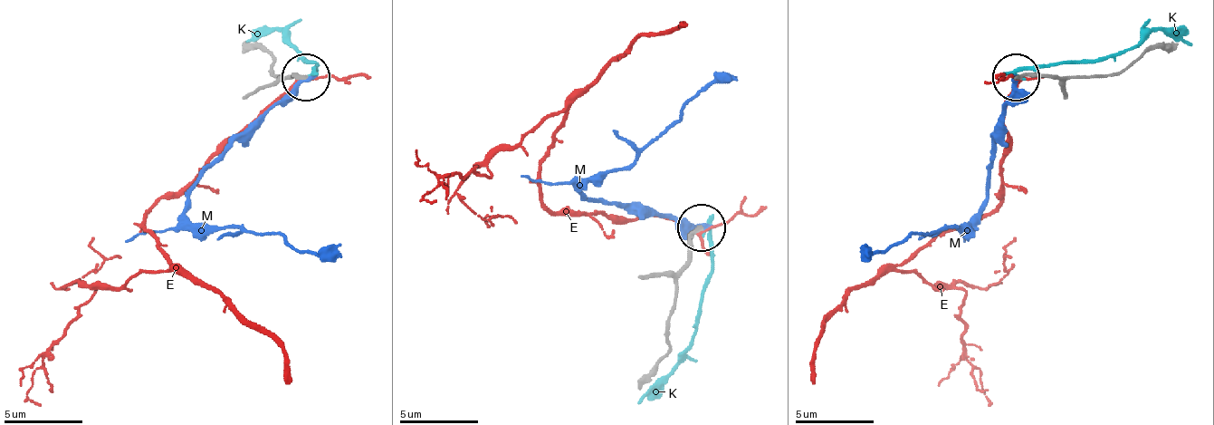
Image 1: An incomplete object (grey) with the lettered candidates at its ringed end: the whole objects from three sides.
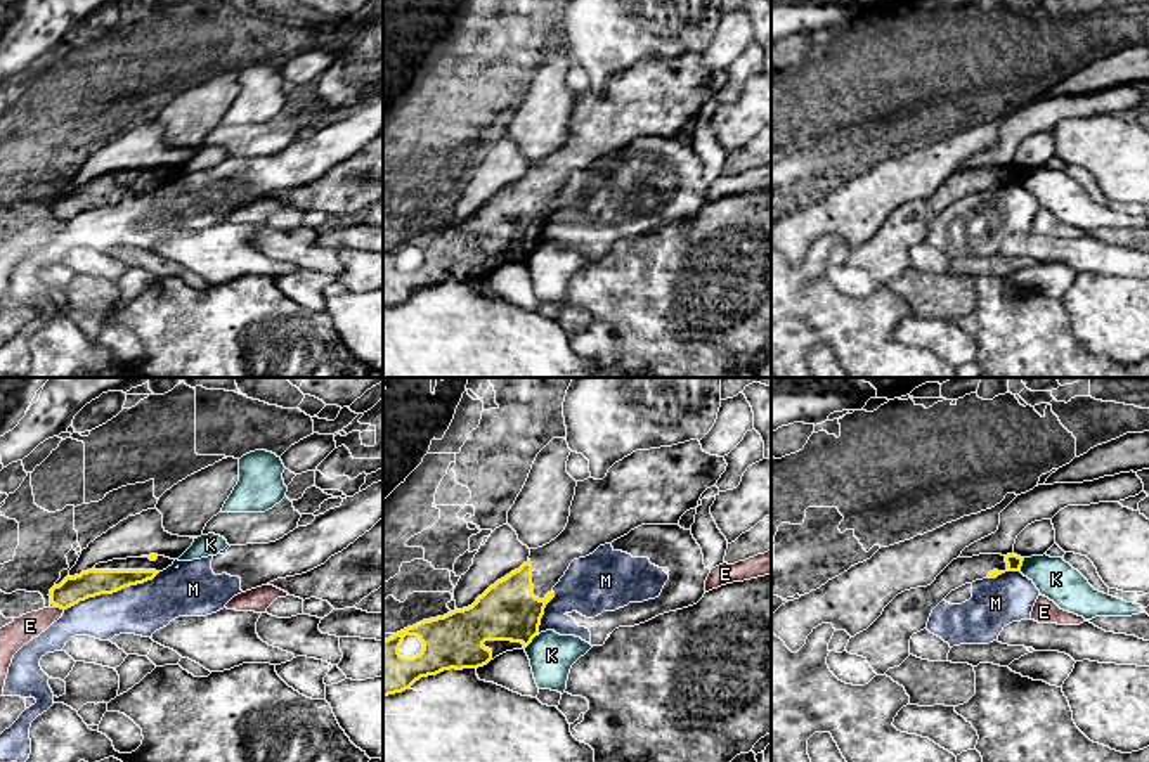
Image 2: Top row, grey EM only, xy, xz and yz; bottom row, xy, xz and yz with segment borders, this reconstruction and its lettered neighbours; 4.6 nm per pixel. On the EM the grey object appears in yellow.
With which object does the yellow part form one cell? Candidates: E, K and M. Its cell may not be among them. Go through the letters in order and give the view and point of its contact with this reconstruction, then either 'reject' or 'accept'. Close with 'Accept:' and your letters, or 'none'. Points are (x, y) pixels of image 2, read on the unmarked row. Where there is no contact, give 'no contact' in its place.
E: meets yellow in xy at (59, 219); reject
K: meets yellow in xz at (531, 253); reject
M: meets yellow in xy at (111, 205); reject
Accept: none

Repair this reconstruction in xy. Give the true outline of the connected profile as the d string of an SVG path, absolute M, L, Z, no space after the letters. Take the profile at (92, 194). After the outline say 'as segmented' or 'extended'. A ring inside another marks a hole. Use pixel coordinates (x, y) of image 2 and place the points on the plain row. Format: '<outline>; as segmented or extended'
M149 166L99 175L80 187L68 187L59 197L54 197L49 206L50 215L61 222L68 222L88 210L113 206L125 199L153 192L159 184L172 178L173 173L165 168Z; extended

